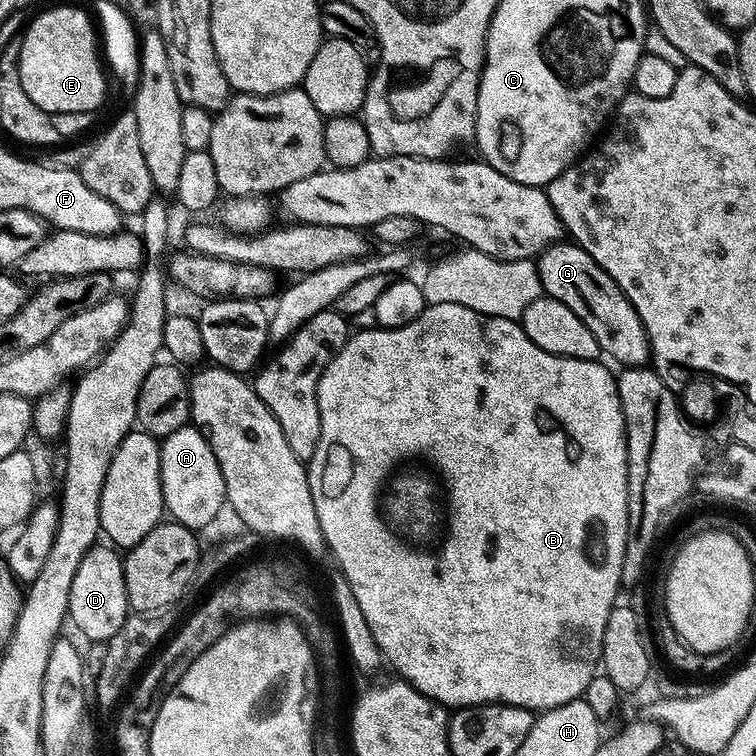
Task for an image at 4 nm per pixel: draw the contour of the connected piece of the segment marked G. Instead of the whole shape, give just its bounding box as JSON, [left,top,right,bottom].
[535,242,650,366]

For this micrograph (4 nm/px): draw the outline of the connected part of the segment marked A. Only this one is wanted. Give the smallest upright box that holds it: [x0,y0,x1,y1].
[160,425,227,532]

